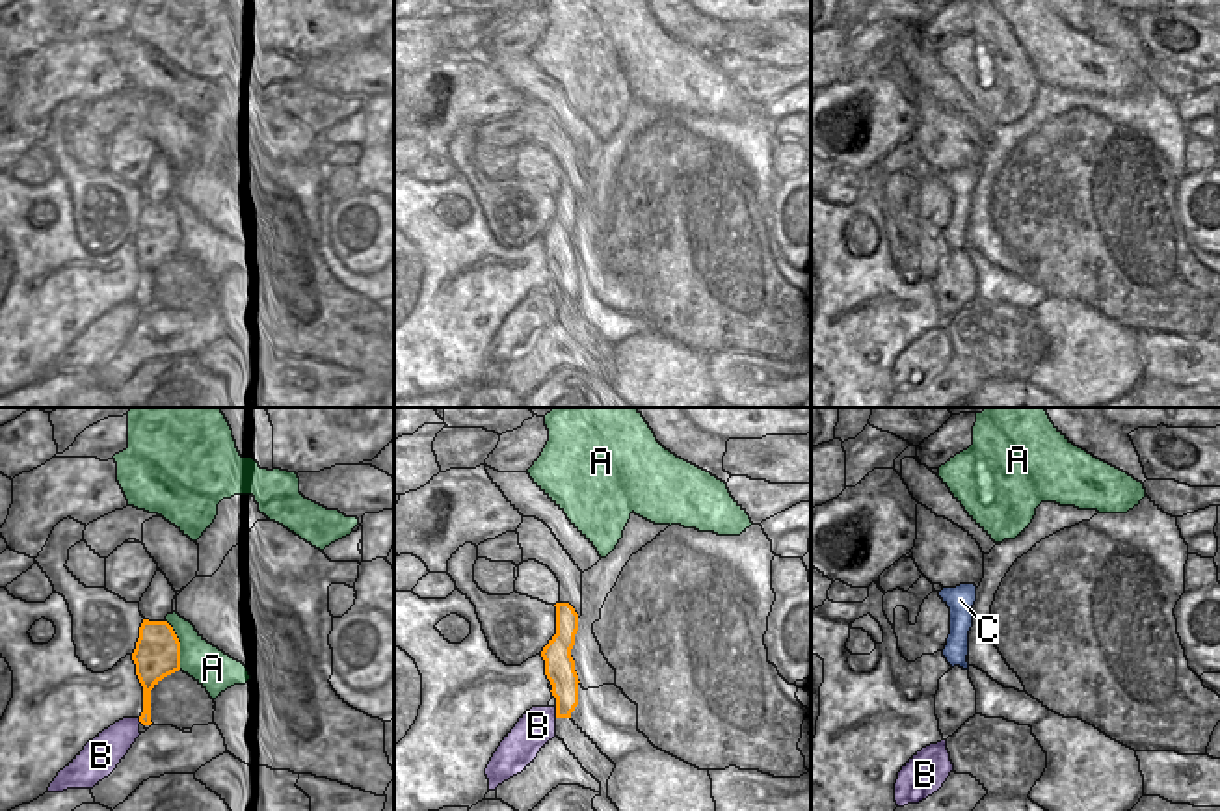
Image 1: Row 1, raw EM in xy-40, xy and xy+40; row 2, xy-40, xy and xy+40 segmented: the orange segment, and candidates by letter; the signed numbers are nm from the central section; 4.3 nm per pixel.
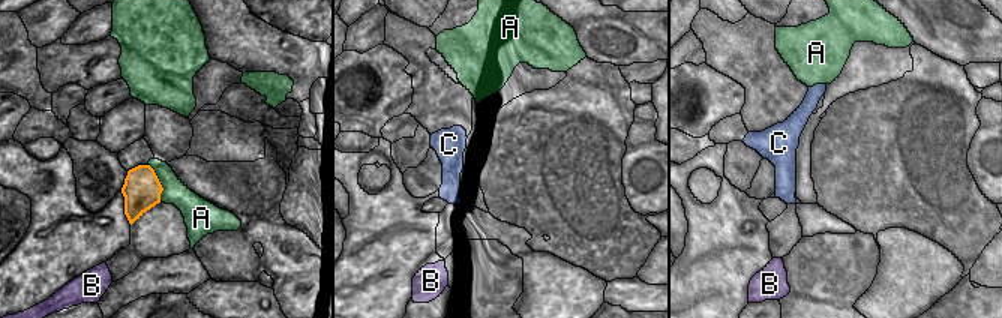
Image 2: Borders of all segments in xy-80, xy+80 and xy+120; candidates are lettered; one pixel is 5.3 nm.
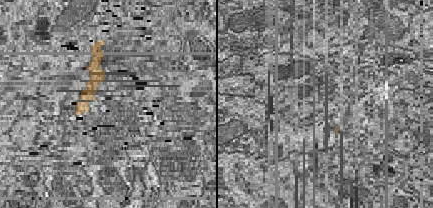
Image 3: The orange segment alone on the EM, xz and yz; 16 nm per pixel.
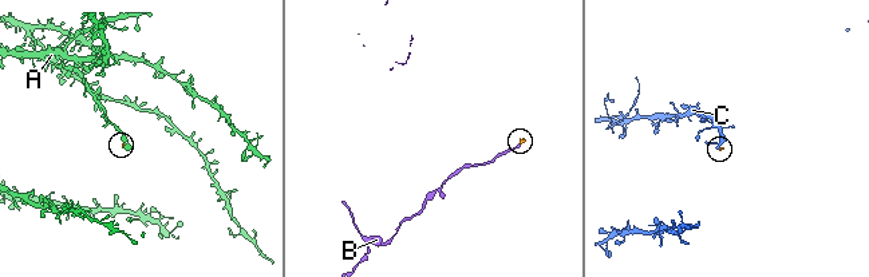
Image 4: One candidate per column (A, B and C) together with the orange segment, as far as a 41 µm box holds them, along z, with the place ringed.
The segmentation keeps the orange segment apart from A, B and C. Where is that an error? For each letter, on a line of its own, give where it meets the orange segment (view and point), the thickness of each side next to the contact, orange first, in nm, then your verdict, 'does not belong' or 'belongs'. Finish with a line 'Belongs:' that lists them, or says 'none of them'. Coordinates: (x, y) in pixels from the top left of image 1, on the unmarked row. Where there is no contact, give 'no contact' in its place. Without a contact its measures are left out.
A: xy-40 (179, 227) | 200/170 nm | does not belong
B: xy (556, 296) | 130/160 nm | does not belong
C: no contact | does not belong
Belongs: none of them

